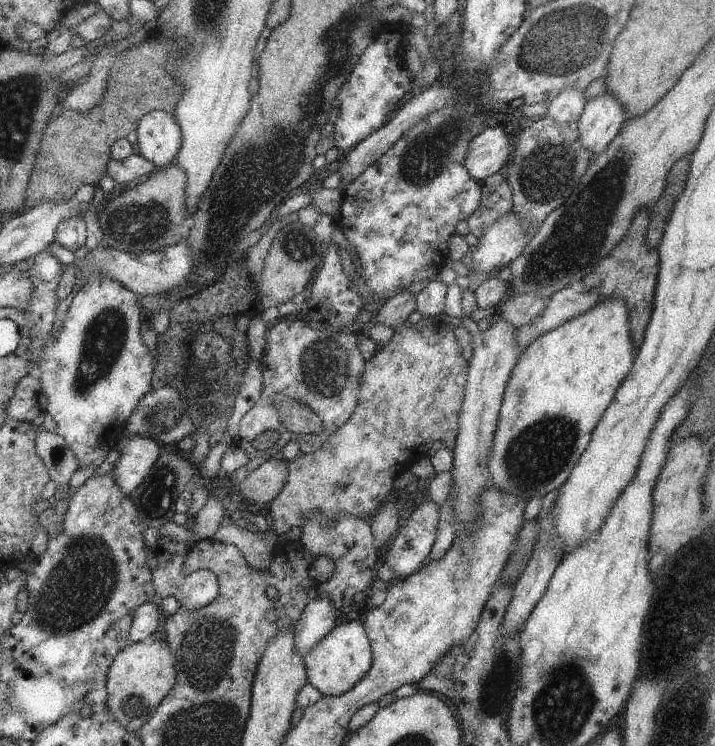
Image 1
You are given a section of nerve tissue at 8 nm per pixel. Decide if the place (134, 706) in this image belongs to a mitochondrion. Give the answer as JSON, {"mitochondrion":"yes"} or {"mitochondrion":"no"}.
{"mitochondrion":"yes"}

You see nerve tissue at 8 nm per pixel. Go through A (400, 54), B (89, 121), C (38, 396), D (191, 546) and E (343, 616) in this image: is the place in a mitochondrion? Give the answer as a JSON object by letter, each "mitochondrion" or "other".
{"A":"other","B":"other","C":"other","D":"other","E":"other"}

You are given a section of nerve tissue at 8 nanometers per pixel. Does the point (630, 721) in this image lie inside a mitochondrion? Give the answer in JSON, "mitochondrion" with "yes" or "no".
{"mitochondrion":"no"}

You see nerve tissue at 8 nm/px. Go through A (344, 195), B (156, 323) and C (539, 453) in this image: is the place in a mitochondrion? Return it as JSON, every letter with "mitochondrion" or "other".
{"A":"other","B":"other","C":"mitochondrion"}

